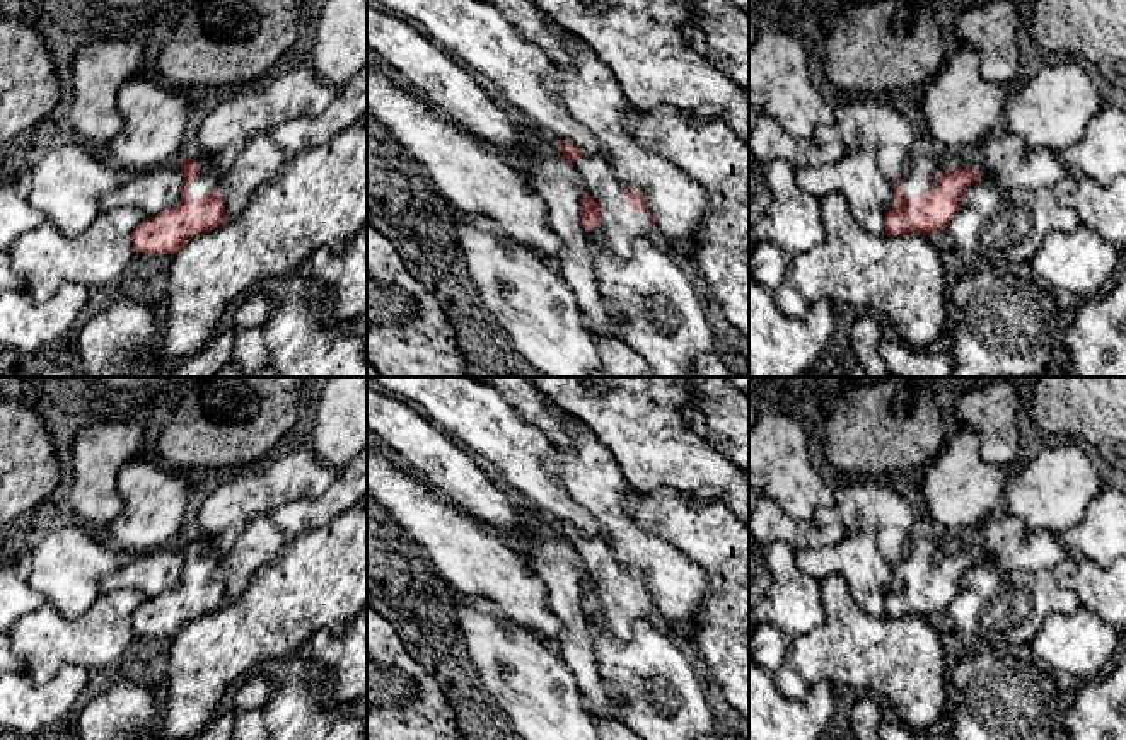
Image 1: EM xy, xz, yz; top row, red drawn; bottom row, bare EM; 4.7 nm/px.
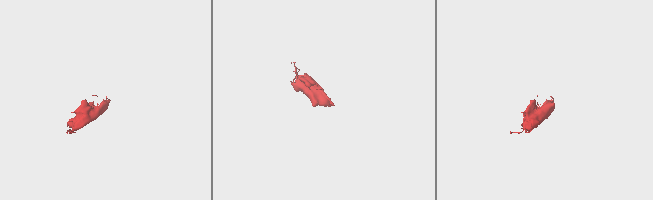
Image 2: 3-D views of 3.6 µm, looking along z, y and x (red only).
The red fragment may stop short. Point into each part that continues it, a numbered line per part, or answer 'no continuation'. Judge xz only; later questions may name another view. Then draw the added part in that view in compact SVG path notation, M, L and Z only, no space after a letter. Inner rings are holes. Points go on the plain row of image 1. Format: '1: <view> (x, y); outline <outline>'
1: xz (621, 607); outline M582 537L575 542L582 571L602 588L602 610L609 631L621 641L631 638L633 624L647 619L655 609L641 592L628 588L628 575L611 549L599 537Z

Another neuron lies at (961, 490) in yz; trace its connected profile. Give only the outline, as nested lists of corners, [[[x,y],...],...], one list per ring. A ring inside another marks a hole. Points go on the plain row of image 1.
[[[962,428],[926,465],[921,493],[928,508],[925,525],[955,539],[998,513],[1008,465],[995,465],[981,457],[976,431]]]

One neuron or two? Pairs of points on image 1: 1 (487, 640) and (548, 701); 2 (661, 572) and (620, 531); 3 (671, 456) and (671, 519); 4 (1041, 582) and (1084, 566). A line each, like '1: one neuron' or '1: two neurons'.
1: one neuron
2: one neuron
3: two neurons
4: two neurons

